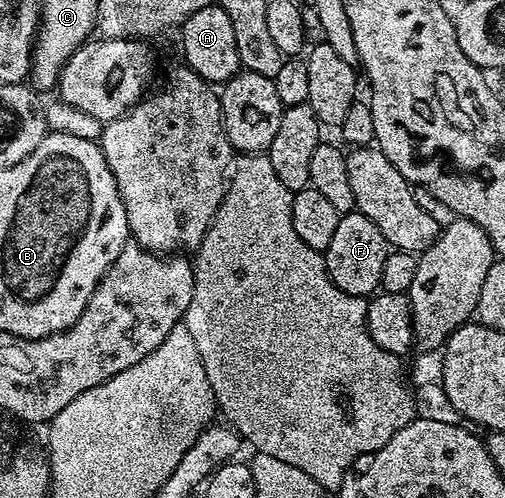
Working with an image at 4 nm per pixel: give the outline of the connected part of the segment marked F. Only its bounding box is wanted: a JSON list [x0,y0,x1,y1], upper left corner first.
[323,210,390,297]

